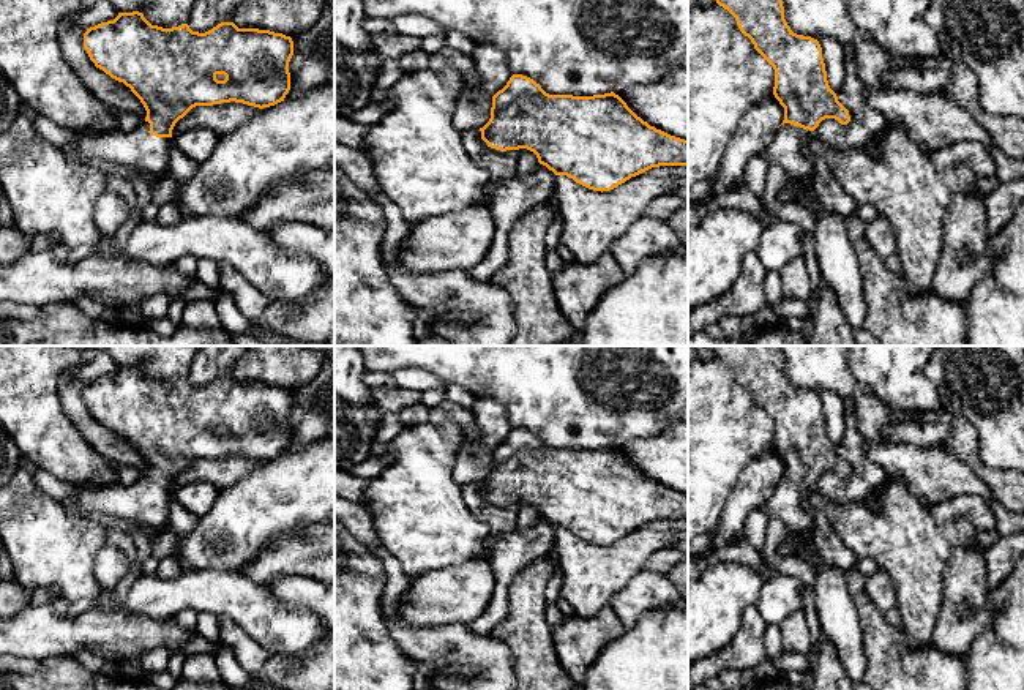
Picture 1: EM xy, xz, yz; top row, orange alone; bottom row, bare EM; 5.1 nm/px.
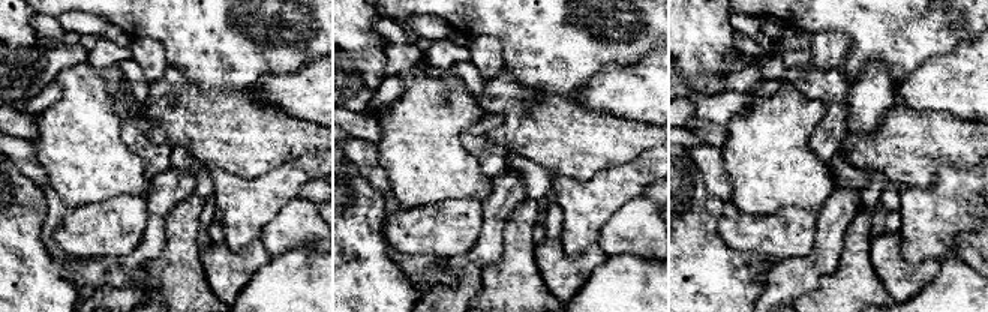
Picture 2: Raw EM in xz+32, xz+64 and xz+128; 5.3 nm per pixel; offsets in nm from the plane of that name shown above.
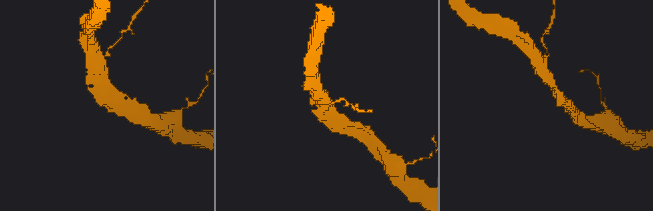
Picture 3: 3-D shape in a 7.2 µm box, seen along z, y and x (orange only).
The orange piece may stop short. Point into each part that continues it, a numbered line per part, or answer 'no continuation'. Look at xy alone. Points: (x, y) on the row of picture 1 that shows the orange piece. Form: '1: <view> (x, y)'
1: xy (136, 150)

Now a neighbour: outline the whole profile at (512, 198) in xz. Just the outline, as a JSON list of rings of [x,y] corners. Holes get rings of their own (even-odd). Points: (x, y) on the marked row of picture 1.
[[[540,164],[527,175],[514,174],[491,191],[491,213],[495,224],[491,248],[470,272],[478,283],[489,283],[510,259],[508,234],[513,224],[530,208],[546,202],[555,189],[555,174]]]

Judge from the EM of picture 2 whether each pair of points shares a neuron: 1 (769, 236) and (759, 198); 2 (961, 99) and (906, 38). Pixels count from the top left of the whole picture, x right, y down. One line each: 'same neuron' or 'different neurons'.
1: different neurons
2: different neurons

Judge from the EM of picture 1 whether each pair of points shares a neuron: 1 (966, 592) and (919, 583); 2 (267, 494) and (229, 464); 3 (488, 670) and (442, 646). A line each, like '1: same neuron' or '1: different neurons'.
1: different neurons
2: different neurons
3: same neuron

